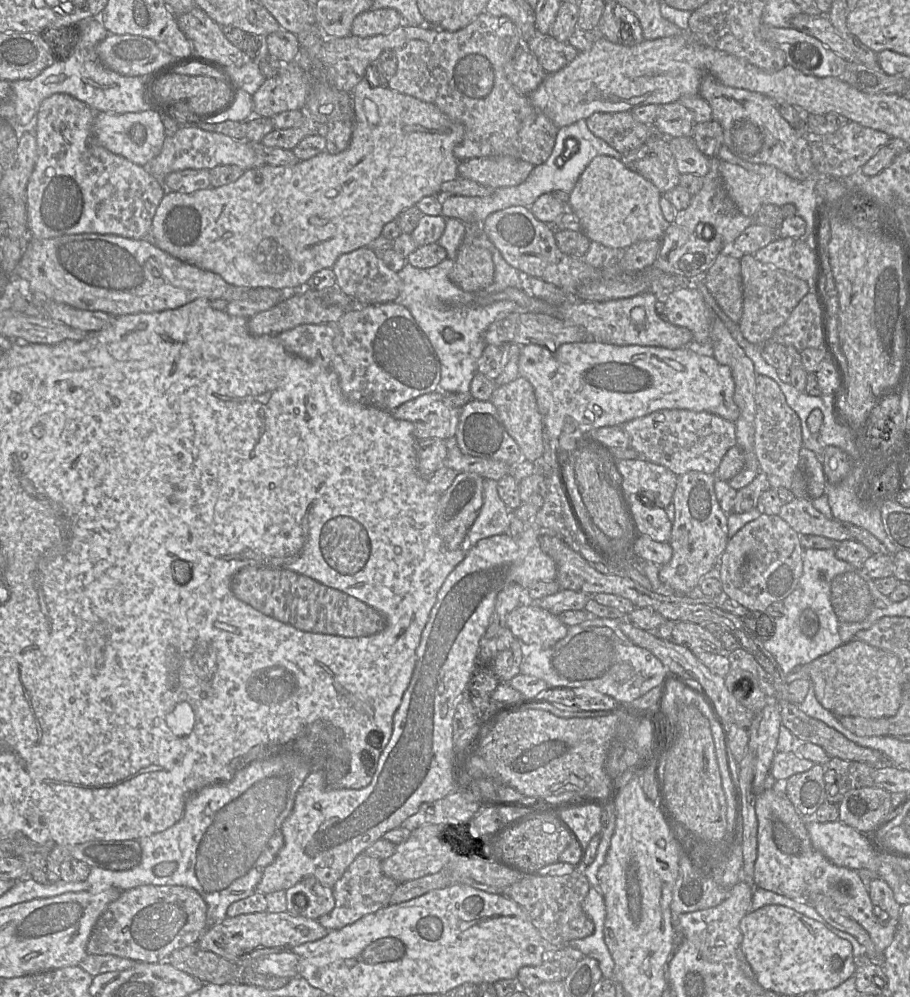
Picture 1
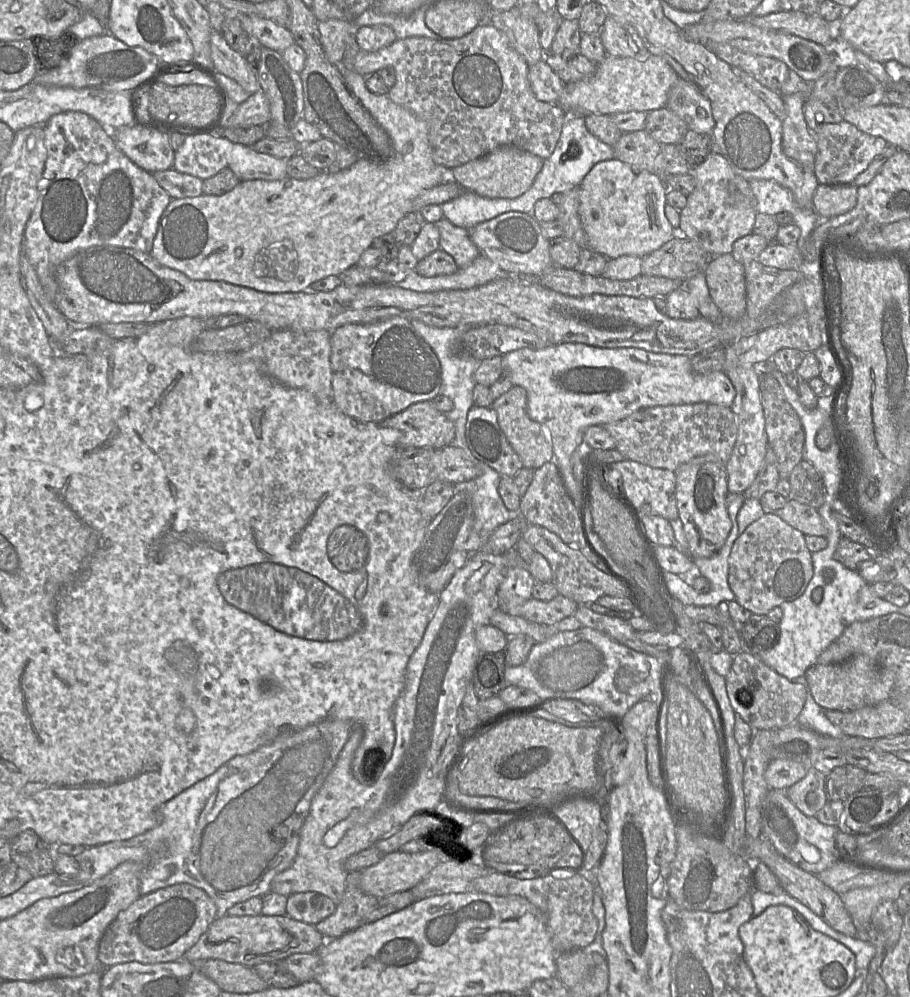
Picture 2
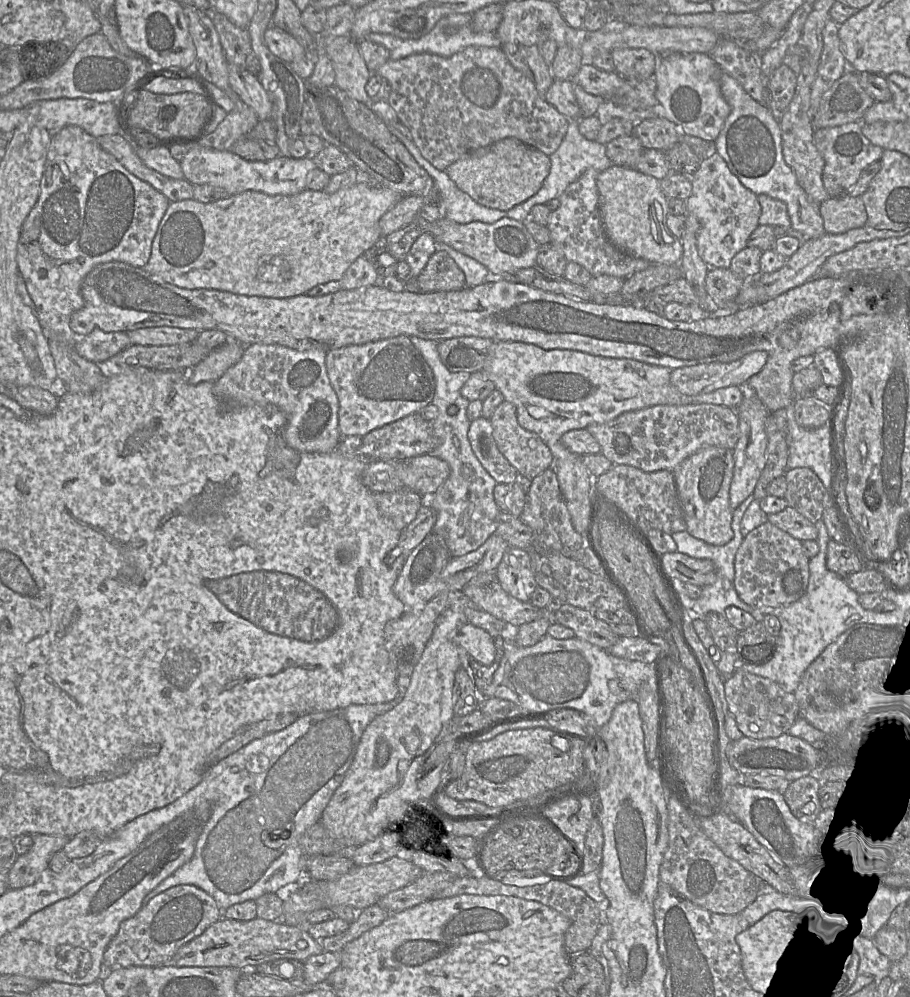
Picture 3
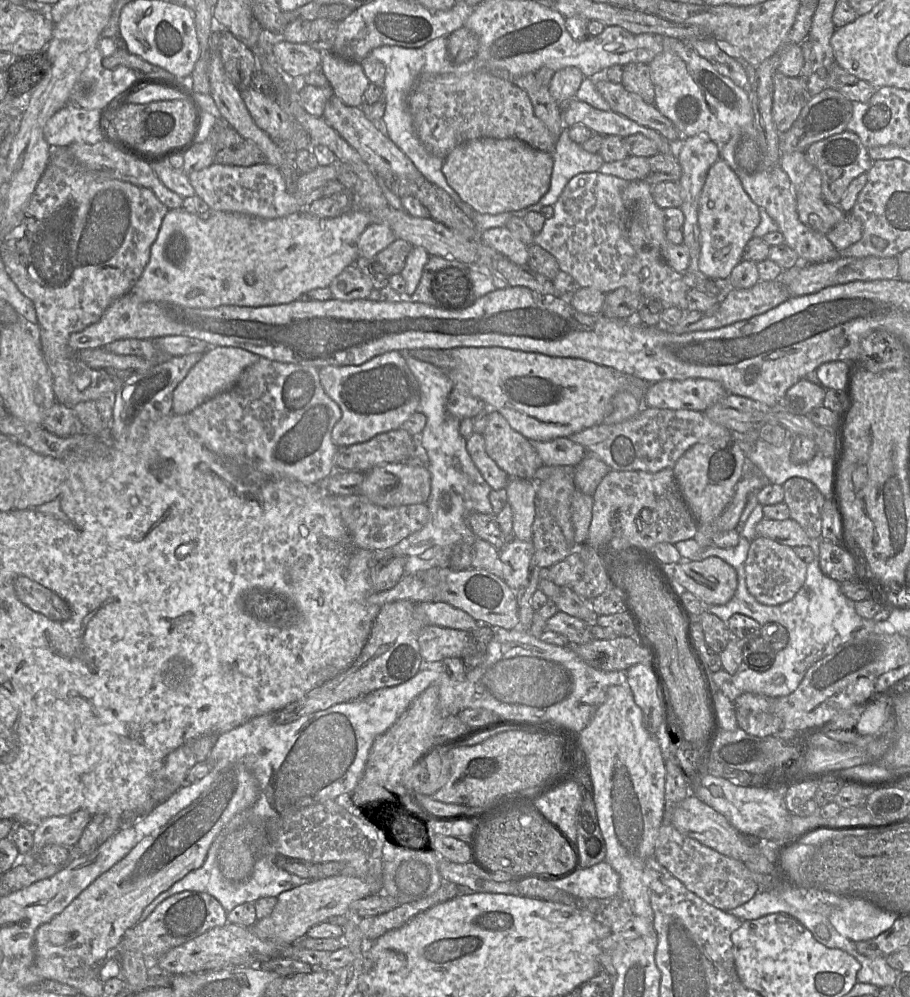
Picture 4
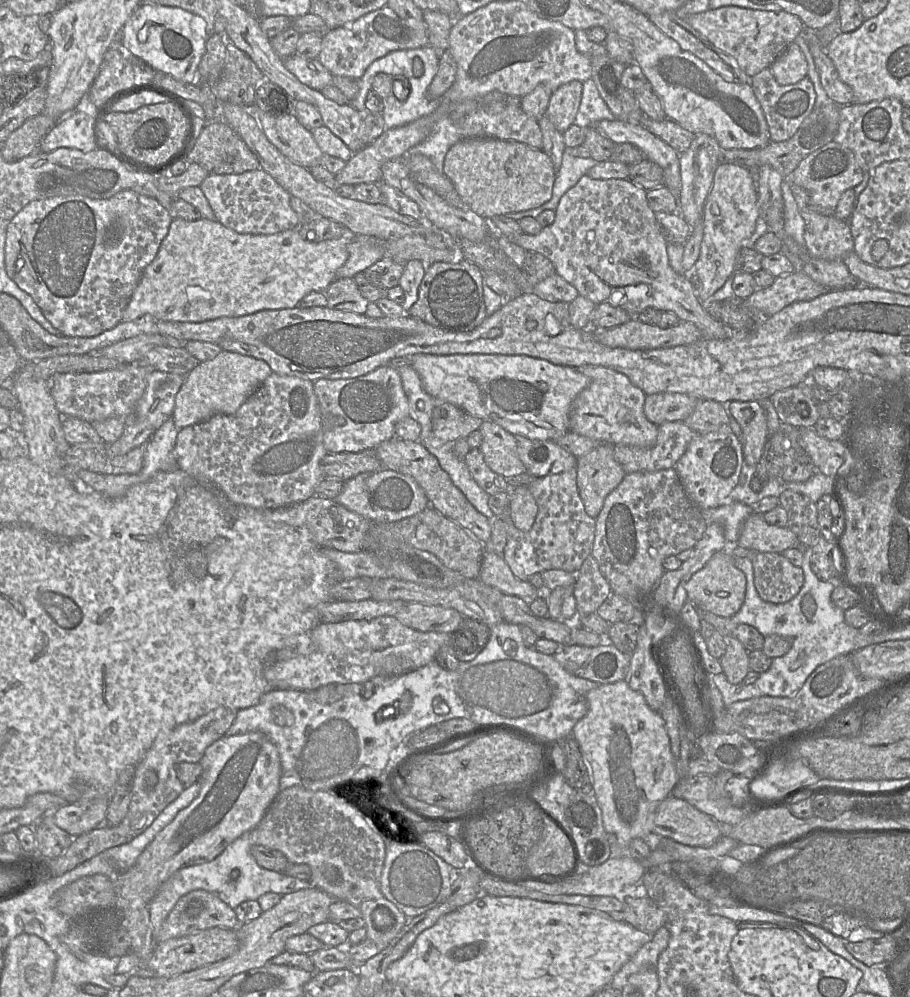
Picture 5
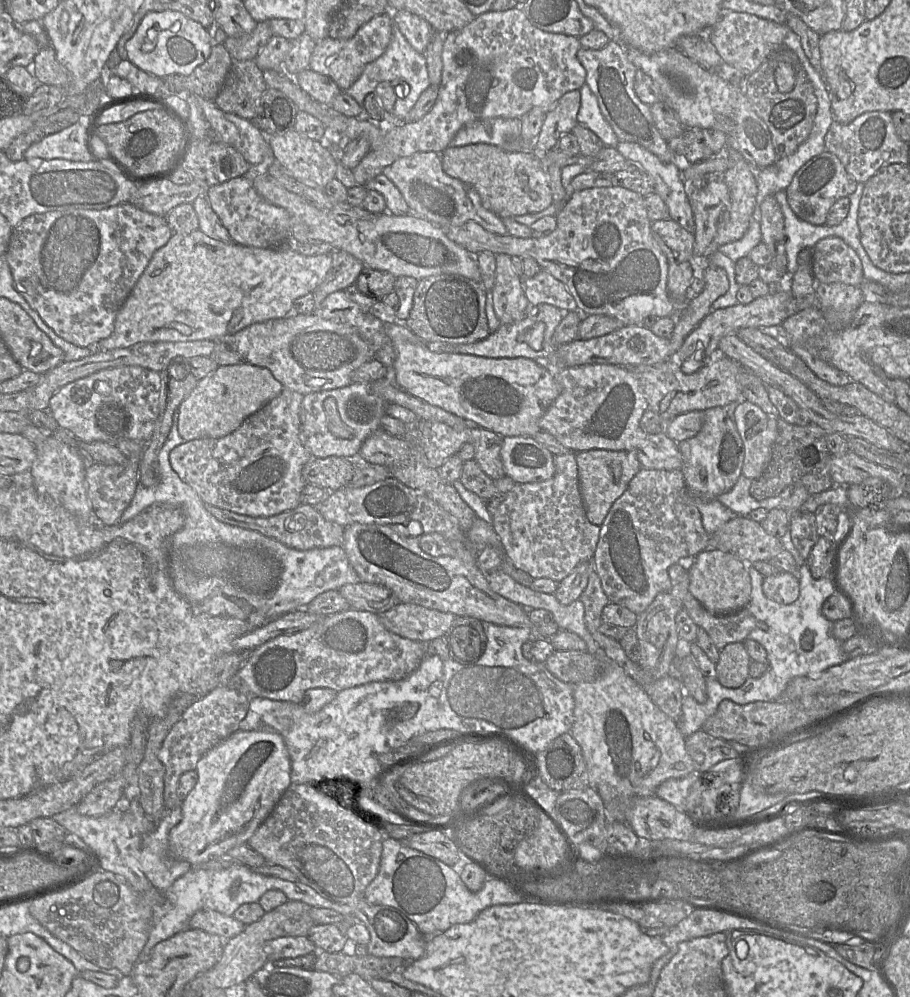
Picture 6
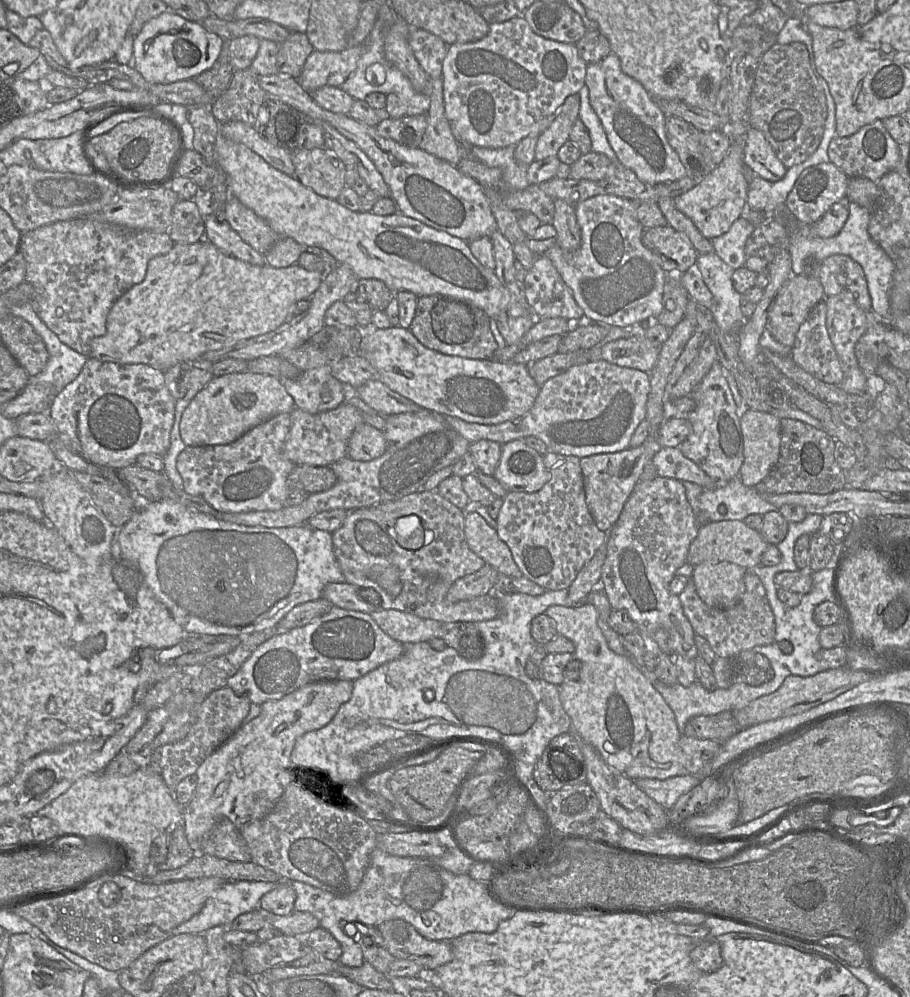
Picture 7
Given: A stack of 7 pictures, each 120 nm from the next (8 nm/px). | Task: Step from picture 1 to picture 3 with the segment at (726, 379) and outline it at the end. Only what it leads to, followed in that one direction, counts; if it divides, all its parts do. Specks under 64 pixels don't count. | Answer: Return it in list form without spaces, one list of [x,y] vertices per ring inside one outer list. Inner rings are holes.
[[[494,342],[491,354],[482,371],[491,380],[495,389],[499,390],[504,400],[511,402],[517,413],[521,427],[536,433],[548,446],[553,458],[553,469],[557,475],[559,488],[571,515],[575,530],[588,537],[592,517],[594,515],[593,495],[594,478],[582,462],[582,456],[568,450],[561,442],[561,437],[570,430],[584,429],[592,424],[603,424],[626,412],[636,411],[656,405],[721,405],[735,409],[743,400],[739,386],[729,386],[710,393],[686,395],[679,392],[670,381],[671,369],[651,365],[627,358],[609,358],[594,356],[574,350],[544,350],[536,345],[523,342]]]

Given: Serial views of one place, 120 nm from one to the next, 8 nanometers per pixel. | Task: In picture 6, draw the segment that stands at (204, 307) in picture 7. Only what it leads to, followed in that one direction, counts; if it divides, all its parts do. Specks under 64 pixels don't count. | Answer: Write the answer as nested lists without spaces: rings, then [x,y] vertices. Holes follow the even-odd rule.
[[[200,229],[190,234],[173,233],[166,245],[156,250],[143,274],[128,295],[120,308],[112,334],[98,343],[98,351],[109,351],[117,348],[125,348],[140,342],[183,342],[197,340],[219,340],[220,338],[234,334],[252,324],[265,322],[272,319],[283,318],[293,313],[293,304],[296,299],[313,291],[325,280],[332,266],[332,254],[305,256],[295,251],[290,246],[255,248],[237,243],[224,243],[213,239]]]

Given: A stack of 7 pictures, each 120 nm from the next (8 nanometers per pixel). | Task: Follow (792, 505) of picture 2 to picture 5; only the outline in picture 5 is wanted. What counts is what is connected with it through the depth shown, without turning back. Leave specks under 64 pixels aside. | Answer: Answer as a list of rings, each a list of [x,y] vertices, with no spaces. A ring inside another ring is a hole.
[[[756,513],[751,514],[744,522],[737,544],[764,553],[782,553],[801,545],[789,527],[771,525],[764,520],[763,515]]]

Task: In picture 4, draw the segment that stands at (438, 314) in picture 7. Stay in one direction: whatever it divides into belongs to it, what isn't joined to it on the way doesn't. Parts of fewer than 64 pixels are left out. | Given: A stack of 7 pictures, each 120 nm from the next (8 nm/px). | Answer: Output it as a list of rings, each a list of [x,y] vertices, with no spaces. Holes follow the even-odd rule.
[[[430,256],[415,292],[405,299],[444,309],[469,307],[476,300],[470,266],[454,258]]]

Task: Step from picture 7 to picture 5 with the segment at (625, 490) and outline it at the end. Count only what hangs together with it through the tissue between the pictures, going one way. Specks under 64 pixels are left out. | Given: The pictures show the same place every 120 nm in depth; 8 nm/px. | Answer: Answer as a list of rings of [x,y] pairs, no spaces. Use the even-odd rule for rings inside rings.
[[[600,444],[577,458],[577,487],[586,513],[597,518],[604,500],[626,475],[615,460],[613,445]]]

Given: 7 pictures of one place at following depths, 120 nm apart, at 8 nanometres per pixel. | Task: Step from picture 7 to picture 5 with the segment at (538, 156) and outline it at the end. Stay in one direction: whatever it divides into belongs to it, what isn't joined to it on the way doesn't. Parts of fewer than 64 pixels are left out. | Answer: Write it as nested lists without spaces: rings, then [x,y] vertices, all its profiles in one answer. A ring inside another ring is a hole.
[[[574,80],[560,86],[550,95],[546,116],[561,133],[572,124],[580,122],[579,105],[582,87],[582,82]]]

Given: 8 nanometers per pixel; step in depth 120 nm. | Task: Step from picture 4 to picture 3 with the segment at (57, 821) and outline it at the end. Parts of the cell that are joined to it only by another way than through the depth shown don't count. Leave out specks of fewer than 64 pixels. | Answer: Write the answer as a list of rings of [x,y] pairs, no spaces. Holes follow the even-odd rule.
[[[31,834],[33,845],[7,871],[9,889],[20,889],[33,884],[48,867],[52,855],[62,851],[69,837],[62,835]]]

